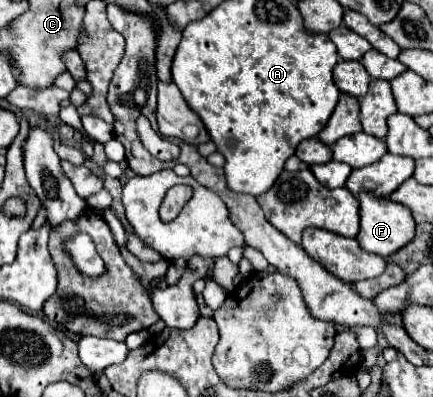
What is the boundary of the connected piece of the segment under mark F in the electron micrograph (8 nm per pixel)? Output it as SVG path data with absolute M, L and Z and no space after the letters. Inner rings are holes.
M361 192L357 200L359 200L359 216L361 216L361 230L357 234L357 242L361 244L363 250L387 258L391 252L399 250L415 236L415 220L411 218L407 206L391 202L389 198L375 198L373 194L367 192Z

